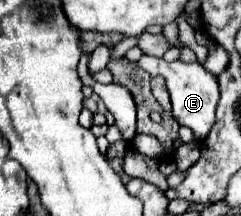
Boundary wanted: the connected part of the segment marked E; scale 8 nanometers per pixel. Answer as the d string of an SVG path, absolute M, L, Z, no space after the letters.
M142 56L138 60L138 66L150 74L160 74L166 80L168 92L170 92L170 100L172 100L172 114L176 118L176 122L180 126L186 126L194 132L196 140L204 140L204 136L210 132L212 124L214 124L214 110L220 98L220 90L216 84L216 76L210 74L208 70L204 70L202 64L194 62L194 64L186 64L186 62L166 62L166 60L158 60L158 58L150 58L150 56Z

